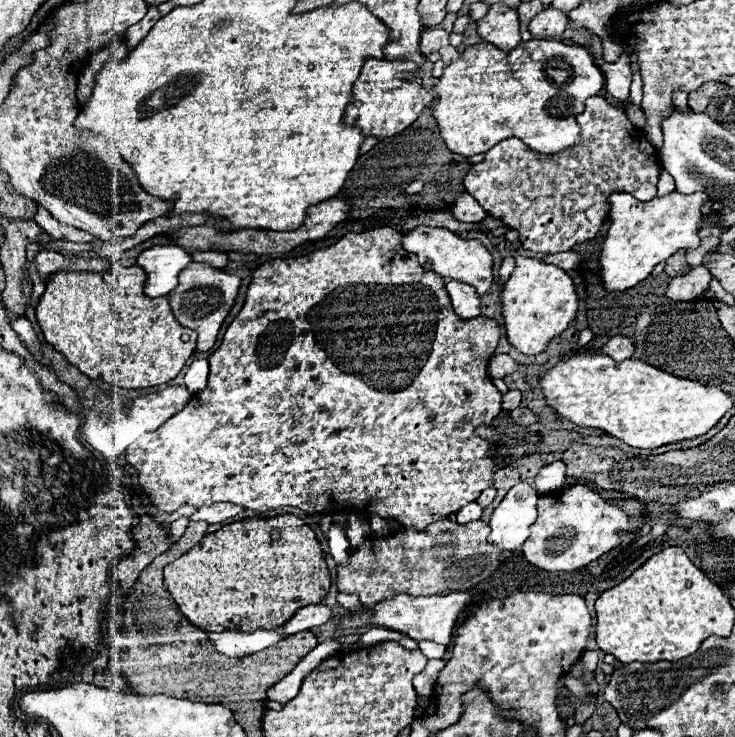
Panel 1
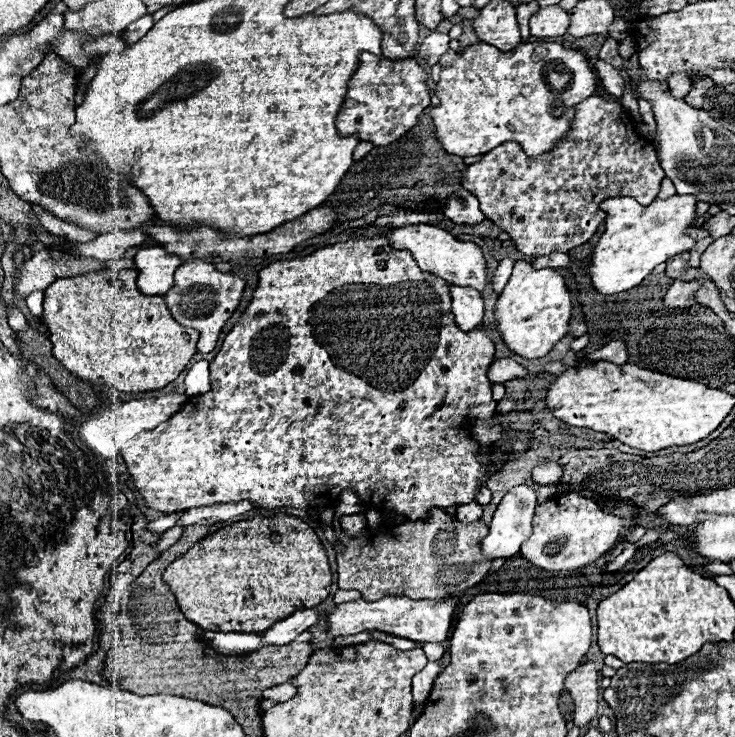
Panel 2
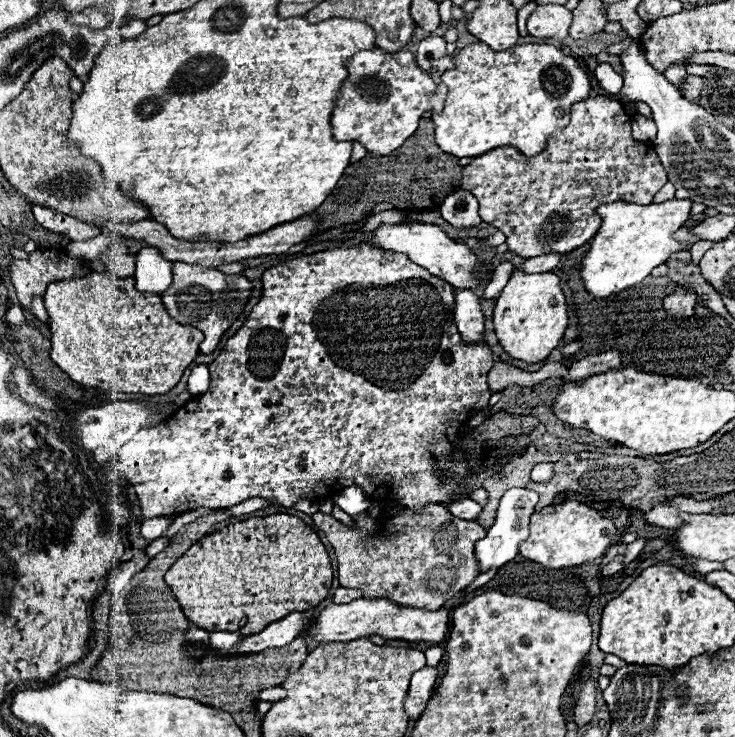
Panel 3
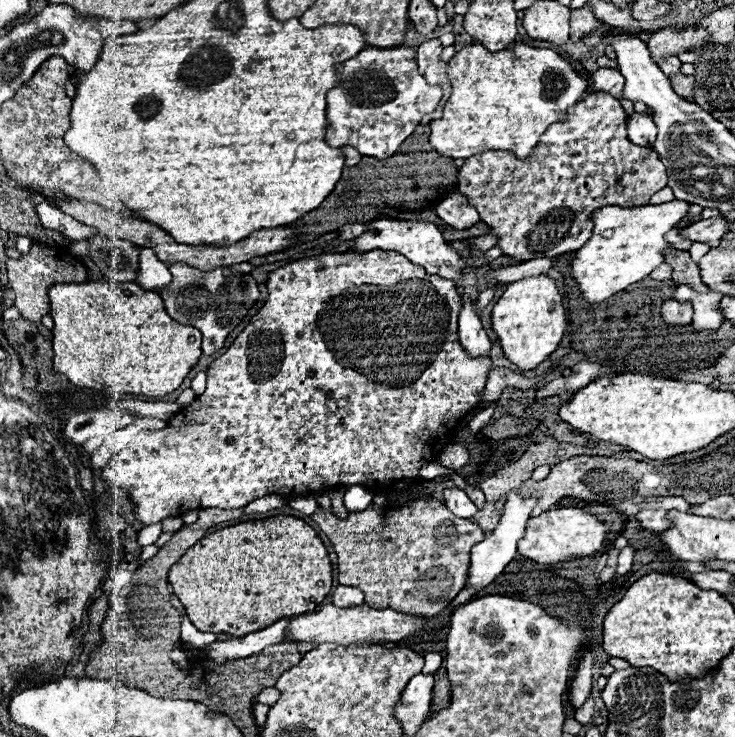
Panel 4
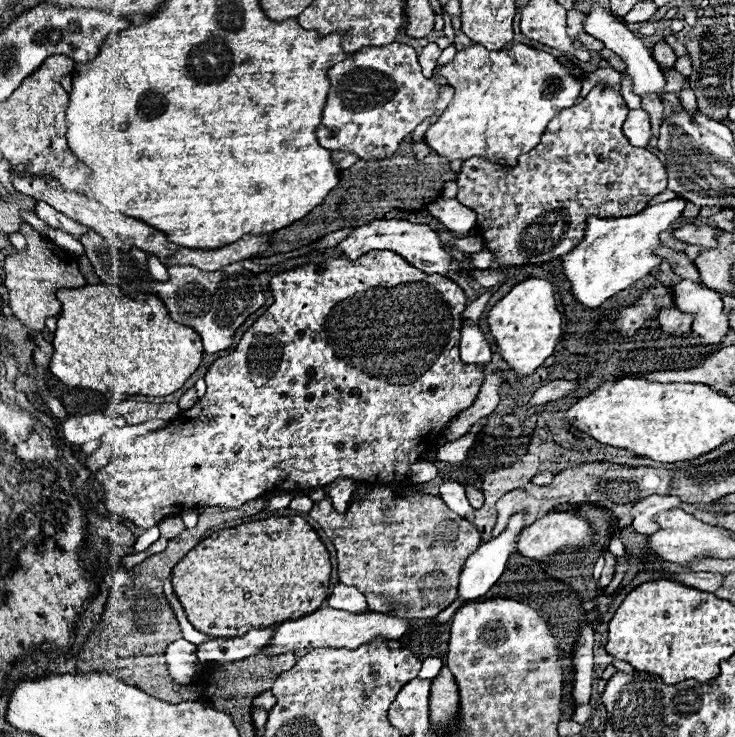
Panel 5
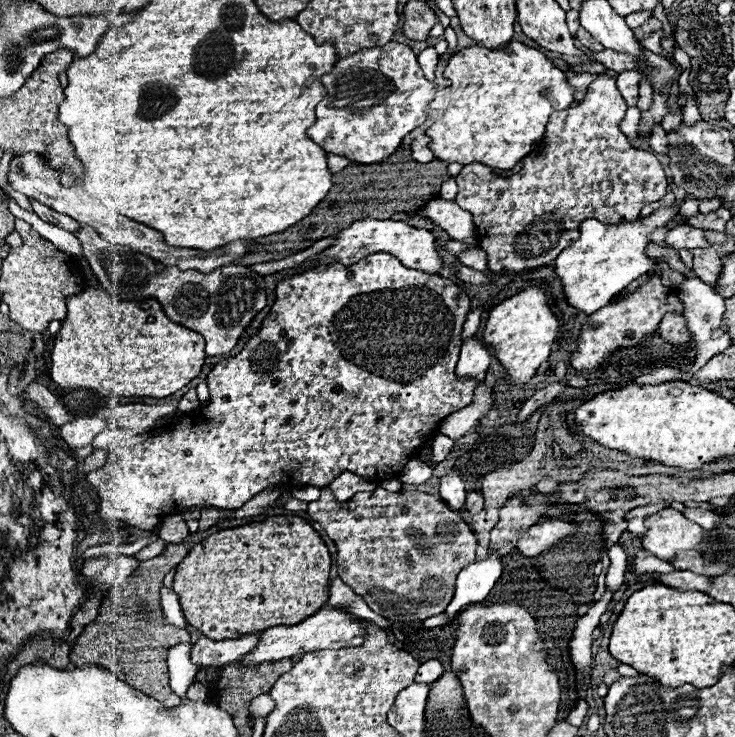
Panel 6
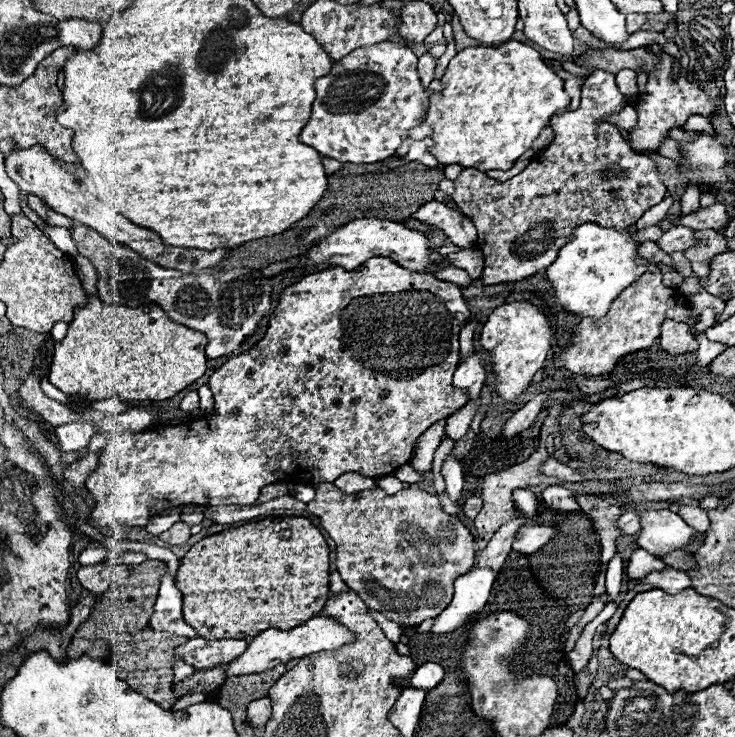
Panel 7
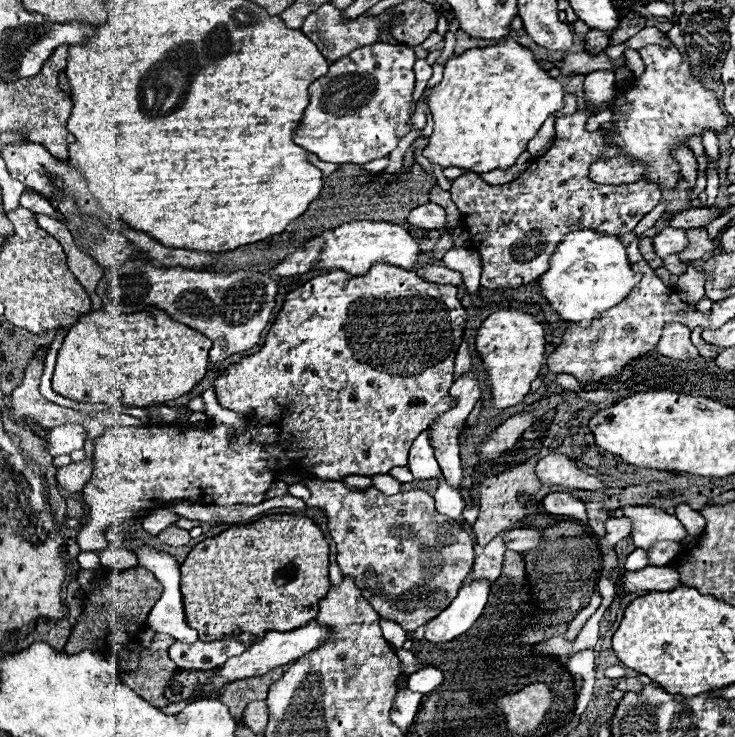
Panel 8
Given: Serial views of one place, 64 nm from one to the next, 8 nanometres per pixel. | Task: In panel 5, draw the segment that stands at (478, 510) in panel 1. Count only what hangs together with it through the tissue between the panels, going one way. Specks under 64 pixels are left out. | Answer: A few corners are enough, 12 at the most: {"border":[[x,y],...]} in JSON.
{"border":[[444,480],[440,498],[458,516],[474,512],[468,504],[464,486]]}

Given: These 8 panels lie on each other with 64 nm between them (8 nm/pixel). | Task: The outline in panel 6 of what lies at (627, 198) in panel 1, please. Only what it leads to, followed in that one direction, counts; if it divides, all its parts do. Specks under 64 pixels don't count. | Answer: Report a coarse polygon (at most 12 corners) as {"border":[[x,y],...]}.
{"border":[[584,220],[554,260],[564,298],[594,314],[656,262],[644,256],[646,220]]}

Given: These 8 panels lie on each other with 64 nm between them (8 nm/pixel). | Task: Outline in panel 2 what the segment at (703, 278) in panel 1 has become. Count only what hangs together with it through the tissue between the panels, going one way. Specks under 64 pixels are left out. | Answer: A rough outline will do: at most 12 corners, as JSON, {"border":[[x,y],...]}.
{"border":[[674,280],[664,296],[668,308],[690,308],[698,280]]}

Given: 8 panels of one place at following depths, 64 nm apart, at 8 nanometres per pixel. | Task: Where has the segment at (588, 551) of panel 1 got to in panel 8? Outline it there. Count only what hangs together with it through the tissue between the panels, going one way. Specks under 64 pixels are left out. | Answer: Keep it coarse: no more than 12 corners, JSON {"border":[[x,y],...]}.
{"border":[[514,528],[504,534],[508,550],[526,552],[540,542],[540,530]]}

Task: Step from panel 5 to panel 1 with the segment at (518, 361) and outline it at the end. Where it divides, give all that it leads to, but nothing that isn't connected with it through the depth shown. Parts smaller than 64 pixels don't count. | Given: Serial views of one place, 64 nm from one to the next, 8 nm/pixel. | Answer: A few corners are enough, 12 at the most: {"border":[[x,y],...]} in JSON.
{"border":[[516,258],[500,294],[508,342],[536,356],[576,316],[572,278]]}

